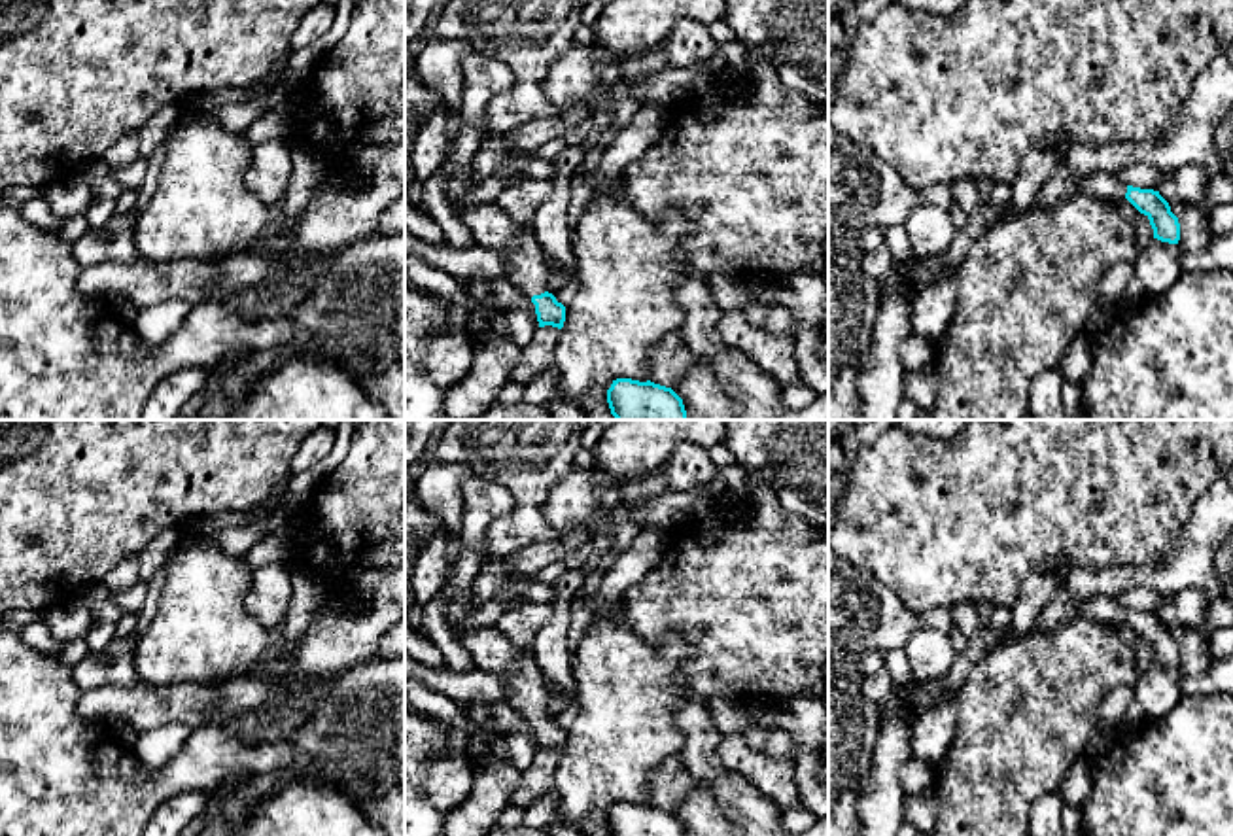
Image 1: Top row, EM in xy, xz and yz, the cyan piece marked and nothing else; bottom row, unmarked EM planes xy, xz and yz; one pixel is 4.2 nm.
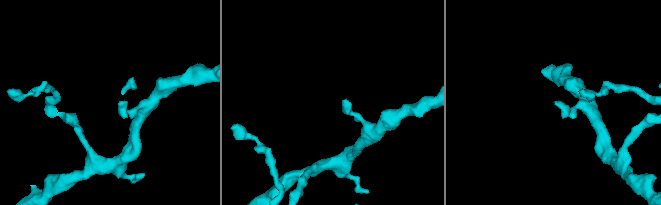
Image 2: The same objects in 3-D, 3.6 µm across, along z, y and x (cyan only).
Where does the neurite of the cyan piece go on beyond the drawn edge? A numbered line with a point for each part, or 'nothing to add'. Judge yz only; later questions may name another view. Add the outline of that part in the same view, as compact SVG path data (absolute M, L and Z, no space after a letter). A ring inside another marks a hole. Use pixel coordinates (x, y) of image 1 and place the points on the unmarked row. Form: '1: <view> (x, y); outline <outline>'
1: yz (1107, 609); outline M1118 596L1089 598L1078 605L1078 613L1106 626L1121 624L1127 617L1127 609L1118 601Z

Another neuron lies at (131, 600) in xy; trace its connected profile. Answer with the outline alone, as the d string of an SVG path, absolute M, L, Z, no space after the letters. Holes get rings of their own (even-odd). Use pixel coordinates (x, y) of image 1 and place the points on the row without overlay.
M140 581L125 592L112 594L112 600L121 607L123 613L138 613L144 607L146 594L148 584Z

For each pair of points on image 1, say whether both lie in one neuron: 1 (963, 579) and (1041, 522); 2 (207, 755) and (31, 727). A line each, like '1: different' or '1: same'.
1: same
2: same

